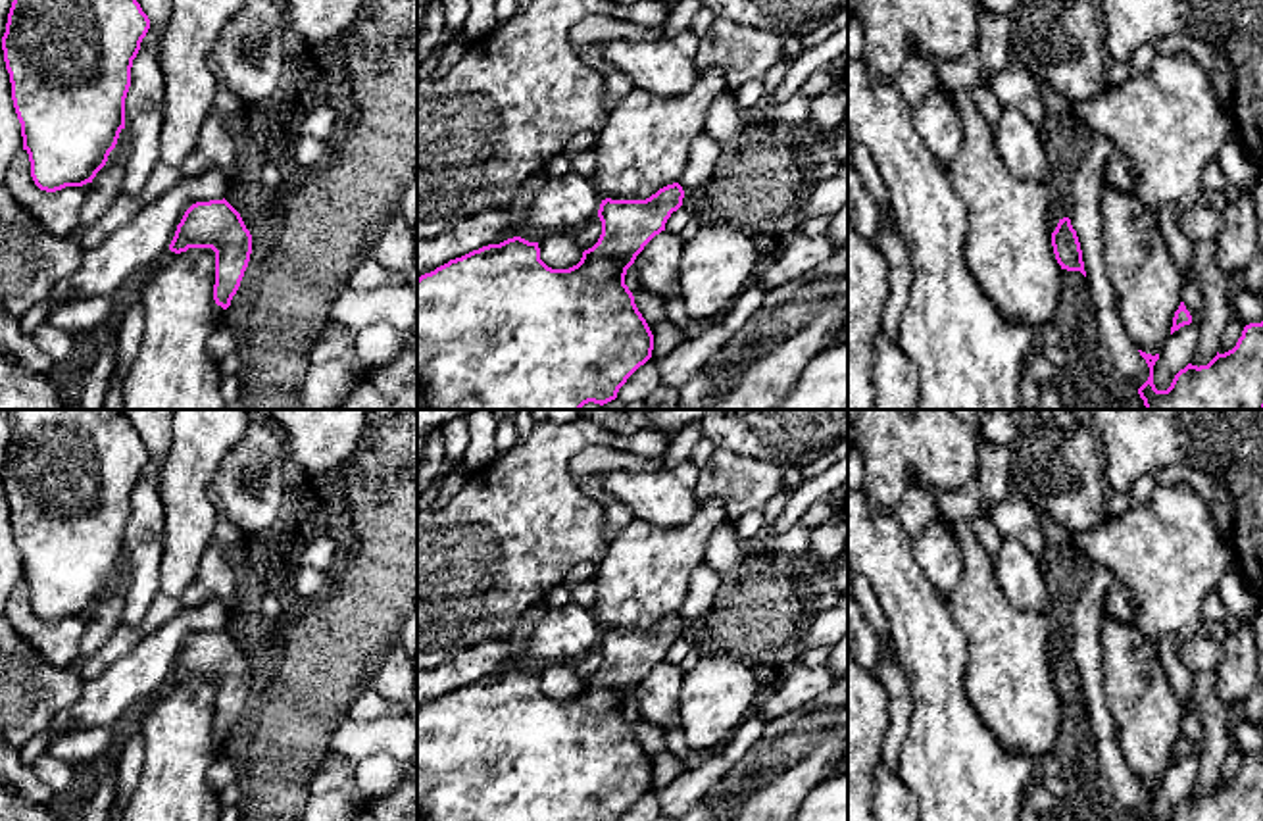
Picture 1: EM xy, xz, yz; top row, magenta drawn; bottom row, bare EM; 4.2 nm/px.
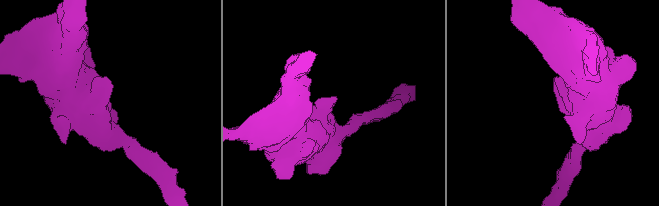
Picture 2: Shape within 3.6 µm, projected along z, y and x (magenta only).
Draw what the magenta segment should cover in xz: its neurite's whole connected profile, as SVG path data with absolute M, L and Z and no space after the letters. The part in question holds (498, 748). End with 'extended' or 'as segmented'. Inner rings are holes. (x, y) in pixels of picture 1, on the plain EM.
M673 613L646 631L602 631L602 665L569 700L548 698L538 673L513 667L421 706L417 821L619 821L654 781L625 706L682 629Z | as segmented

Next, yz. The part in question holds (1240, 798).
M1263 752L1246 756L1236 777L1207 796L1188 794L1167 821L1263 821Z | as segmented

